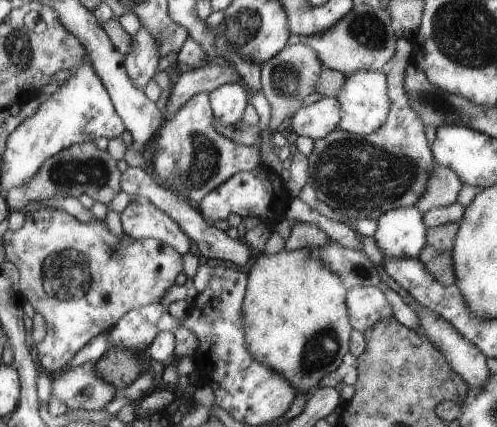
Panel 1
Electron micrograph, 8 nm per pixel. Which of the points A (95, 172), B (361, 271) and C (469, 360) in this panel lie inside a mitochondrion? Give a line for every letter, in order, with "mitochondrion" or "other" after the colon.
A: mitochondrion
B: mitochondrion
C: other

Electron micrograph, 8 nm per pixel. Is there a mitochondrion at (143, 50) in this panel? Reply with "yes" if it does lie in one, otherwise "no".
no

